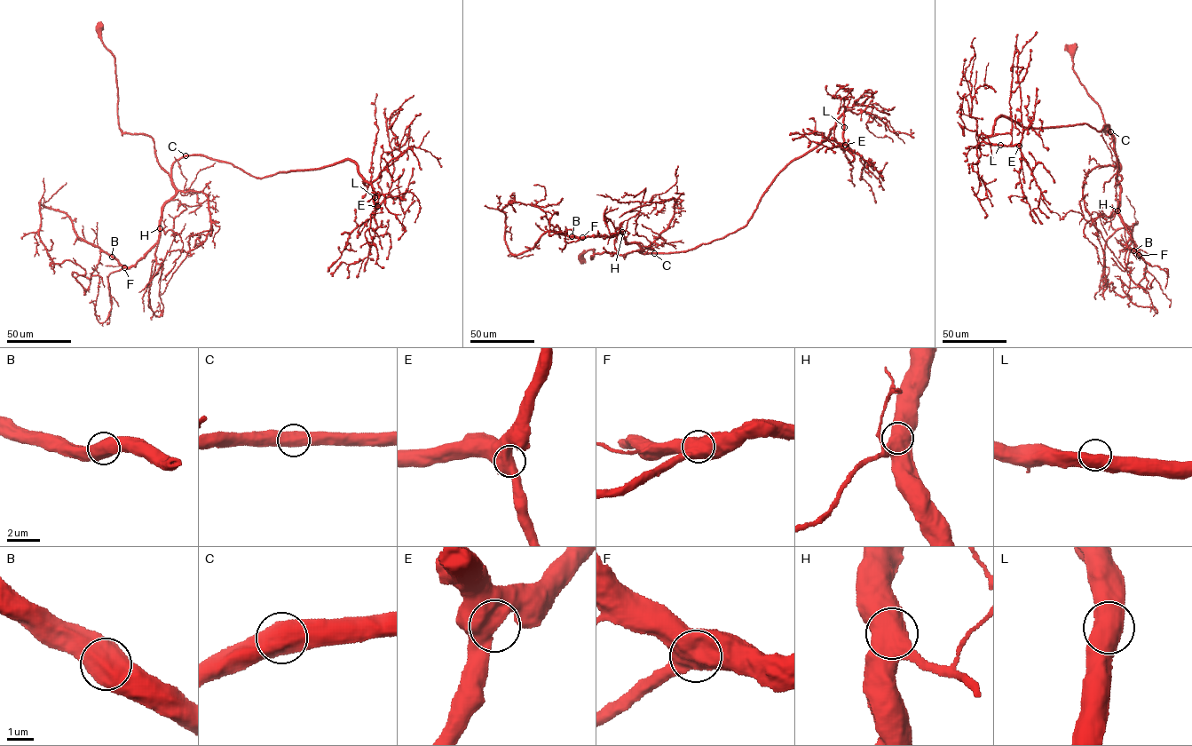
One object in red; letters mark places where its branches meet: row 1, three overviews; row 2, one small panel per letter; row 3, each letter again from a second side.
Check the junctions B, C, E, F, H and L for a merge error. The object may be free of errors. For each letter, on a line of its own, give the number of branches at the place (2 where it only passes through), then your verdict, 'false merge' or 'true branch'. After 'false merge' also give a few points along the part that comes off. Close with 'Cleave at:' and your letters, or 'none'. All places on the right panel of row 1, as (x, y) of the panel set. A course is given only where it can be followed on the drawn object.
B: 2 | true branch
C: 2 | true branch
E: 2 | true branch
F: 2 | true branch
H: 2 | true branch
L: 2 | true branch
Cleave at: none

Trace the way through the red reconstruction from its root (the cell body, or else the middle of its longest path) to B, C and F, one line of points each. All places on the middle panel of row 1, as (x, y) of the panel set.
B: (580, 257), (590, 249), (592, 258), (603, 252), (625, 257), (641, 249), (626, 242), (621, 231), (572, 236)
C: (580, 257), (590, 249), (594, 249), (592, 258), (591, 255), (603, 252), (625, 257), (636, 249), (654, 253)
F: (580, 257), (590, 249), (592, 258), (603, 252), (625, 257), (641, 249), (626, 242), (621, 231), (582, 237)

